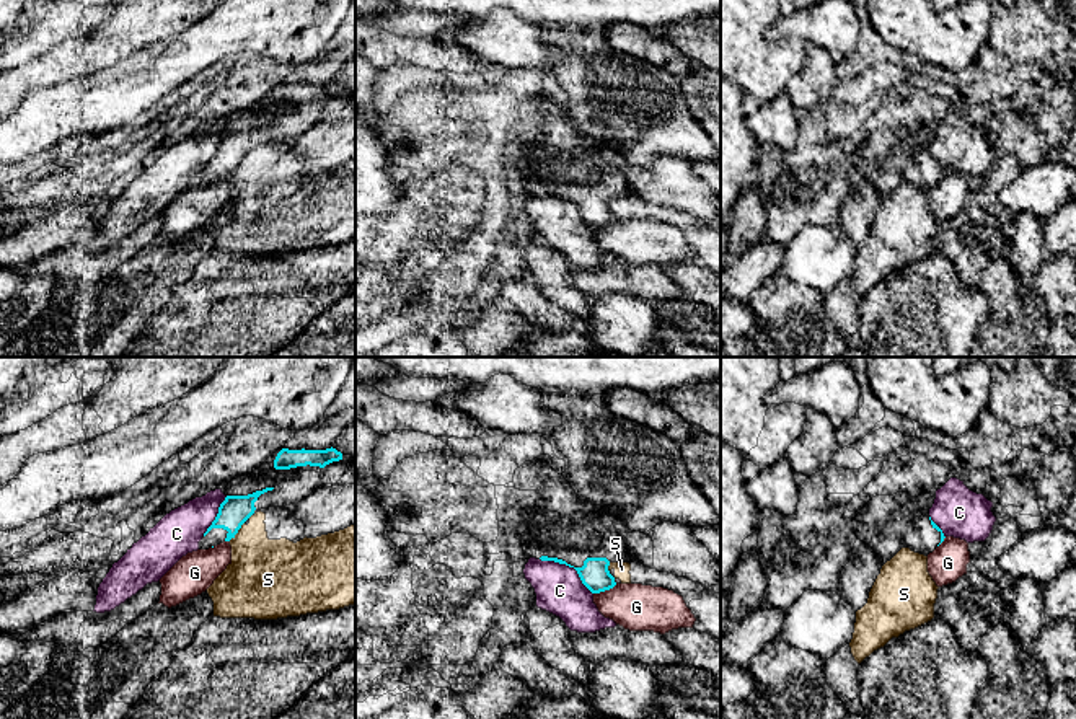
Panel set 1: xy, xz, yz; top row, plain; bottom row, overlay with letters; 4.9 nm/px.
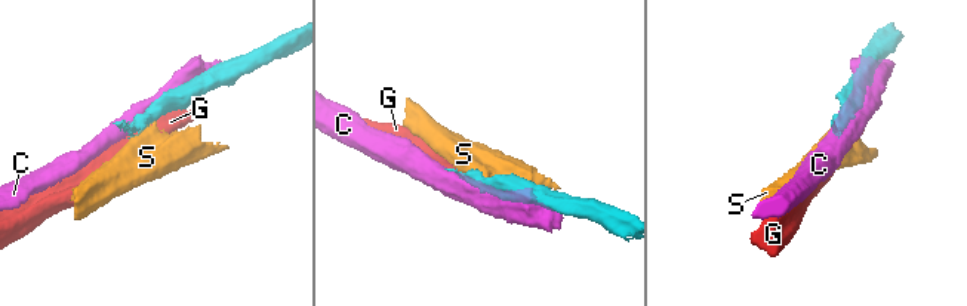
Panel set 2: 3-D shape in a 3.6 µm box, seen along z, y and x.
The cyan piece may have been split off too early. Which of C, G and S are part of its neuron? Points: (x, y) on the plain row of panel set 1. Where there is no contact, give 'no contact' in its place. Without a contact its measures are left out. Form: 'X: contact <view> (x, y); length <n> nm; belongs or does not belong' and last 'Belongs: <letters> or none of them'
C: contact xz (569, 201); length 320 nm; does not belong
G: contact xz (605, 224); length 130 nm; does not belong
S: contact xy (237, 167); length 120 nm; does not belong
Belongs: none of them

